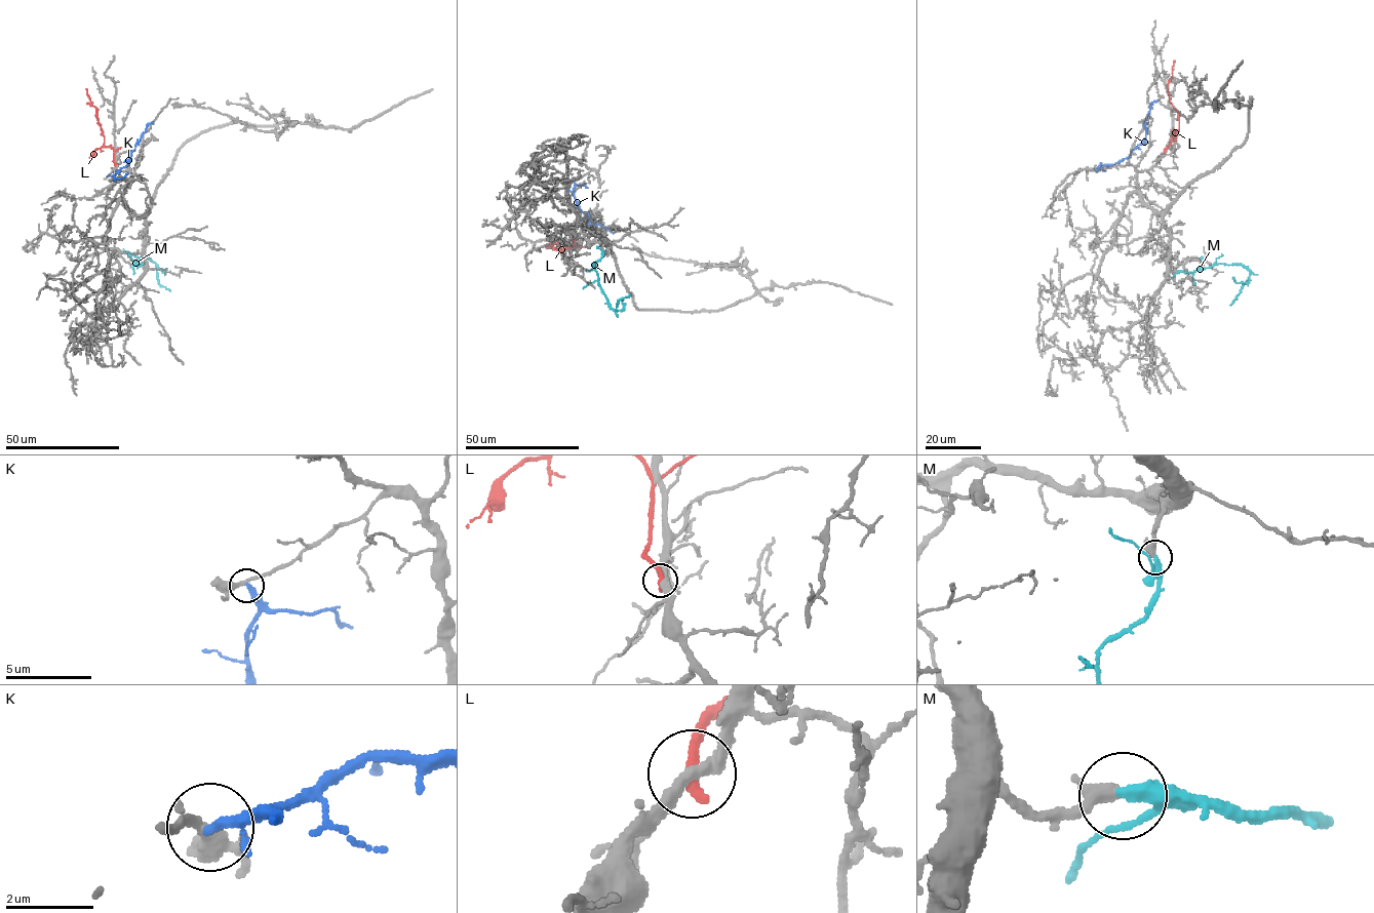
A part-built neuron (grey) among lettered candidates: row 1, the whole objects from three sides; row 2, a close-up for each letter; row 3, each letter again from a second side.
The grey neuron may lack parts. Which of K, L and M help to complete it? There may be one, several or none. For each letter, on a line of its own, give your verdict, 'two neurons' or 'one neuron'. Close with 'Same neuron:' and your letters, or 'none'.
K: two neurons
L: two neurons
M: one neuron
Same neuron: M

